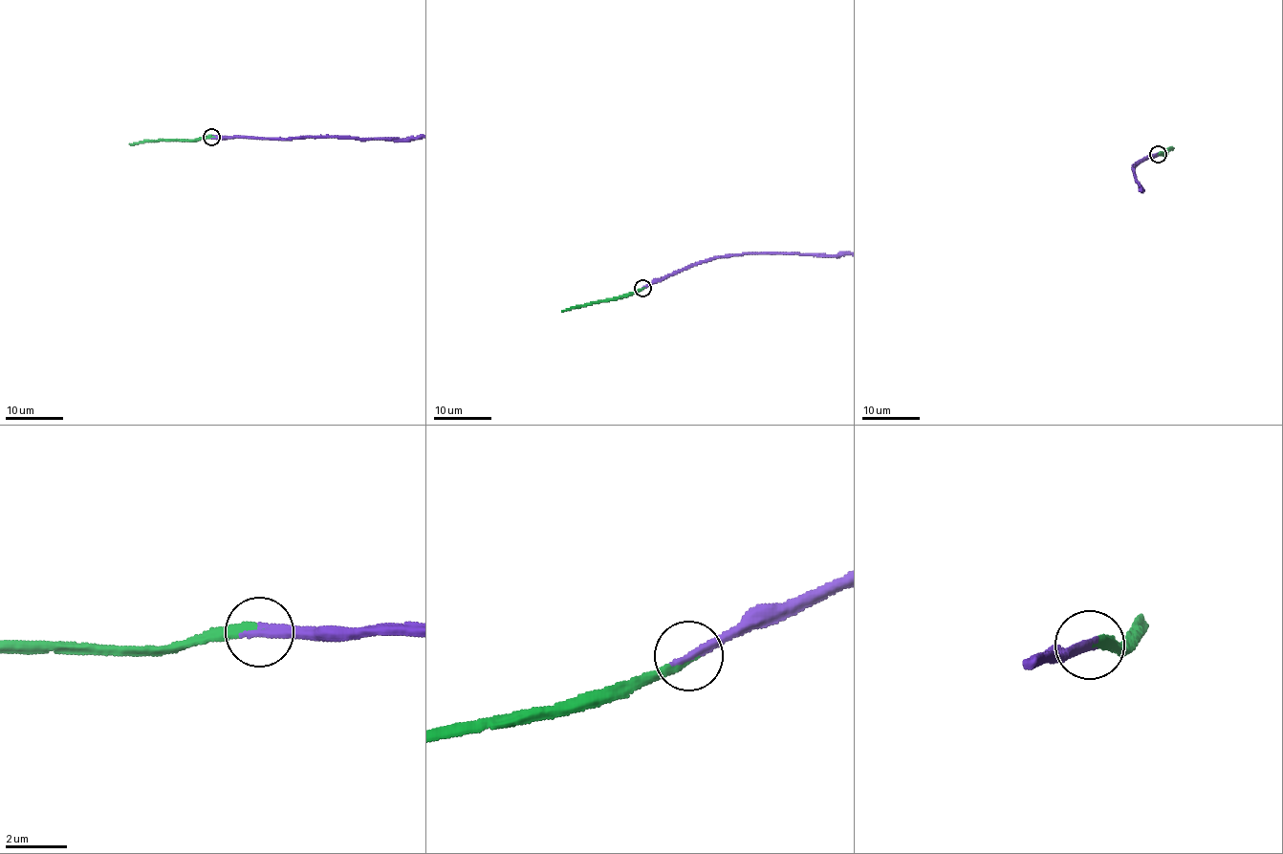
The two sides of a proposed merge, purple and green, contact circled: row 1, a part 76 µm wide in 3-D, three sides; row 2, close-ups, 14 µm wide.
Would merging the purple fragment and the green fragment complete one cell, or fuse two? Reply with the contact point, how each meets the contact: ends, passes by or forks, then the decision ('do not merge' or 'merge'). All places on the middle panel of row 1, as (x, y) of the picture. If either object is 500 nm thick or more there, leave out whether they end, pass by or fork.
at (642, 288); purple ends there; green ends there; merge

